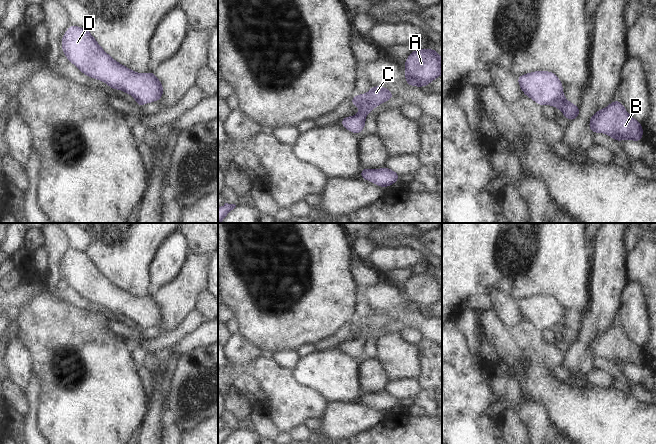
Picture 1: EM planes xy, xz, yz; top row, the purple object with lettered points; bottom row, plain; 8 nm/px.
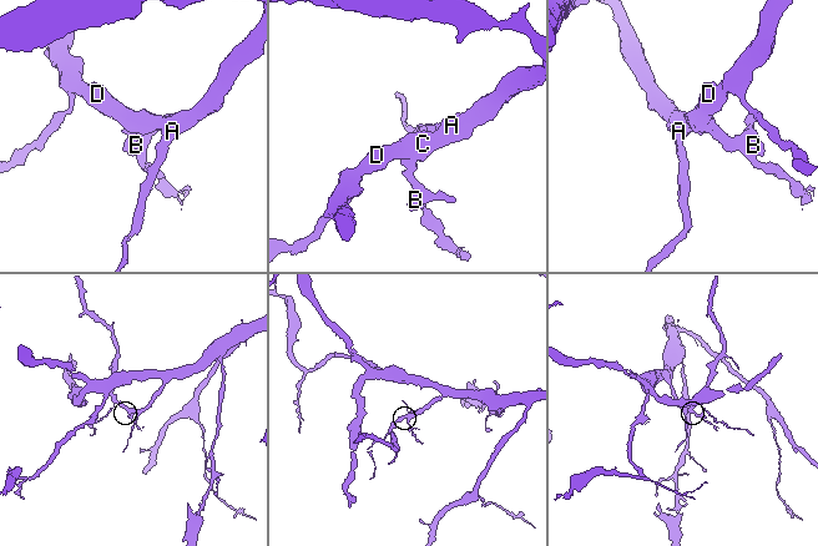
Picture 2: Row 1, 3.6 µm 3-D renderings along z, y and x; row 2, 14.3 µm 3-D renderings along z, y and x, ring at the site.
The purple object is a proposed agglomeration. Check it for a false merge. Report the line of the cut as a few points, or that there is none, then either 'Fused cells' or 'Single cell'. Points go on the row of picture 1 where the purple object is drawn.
Split along yz (563, 94), (552, 104). Fused cells.

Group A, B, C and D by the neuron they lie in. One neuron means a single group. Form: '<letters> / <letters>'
A C D / B

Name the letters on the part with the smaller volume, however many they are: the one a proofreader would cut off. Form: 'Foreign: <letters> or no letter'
Foreign: B

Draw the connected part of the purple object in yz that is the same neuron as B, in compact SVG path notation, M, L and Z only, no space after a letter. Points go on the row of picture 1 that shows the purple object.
M618 99L591 116L589 130L592 133L605 133L618 143L621 140L643 140L643 125L627 113Z

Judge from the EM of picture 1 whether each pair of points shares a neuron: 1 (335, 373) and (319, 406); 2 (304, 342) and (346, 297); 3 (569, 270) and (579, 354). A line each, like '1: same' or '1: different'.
1: different
2: same
3: different

